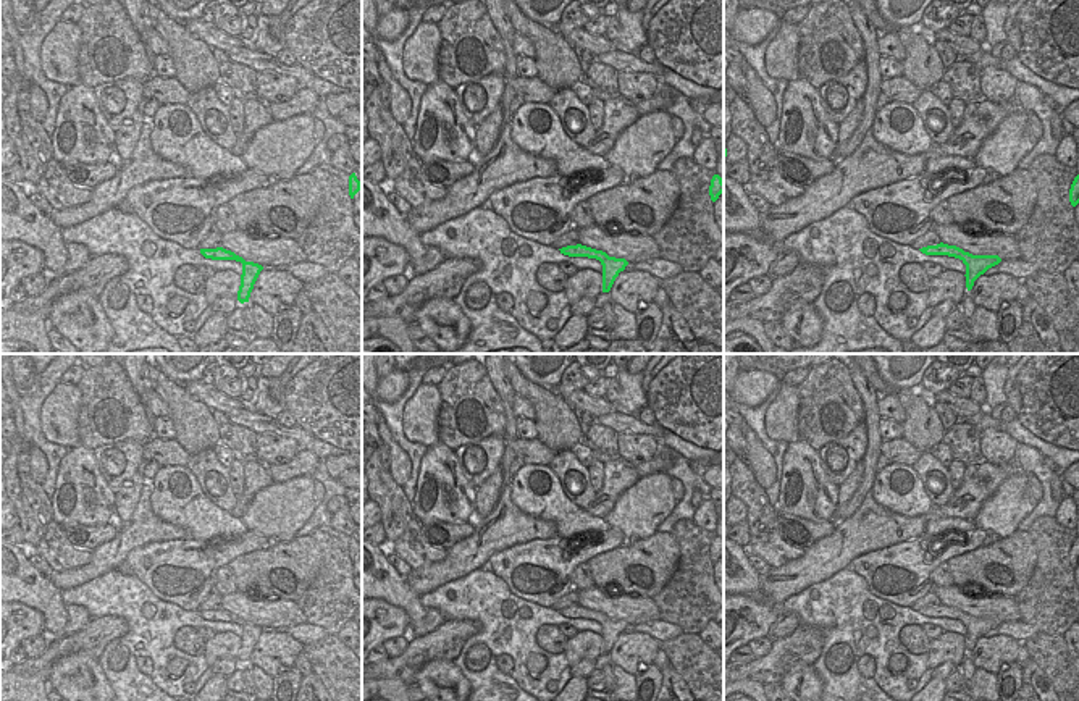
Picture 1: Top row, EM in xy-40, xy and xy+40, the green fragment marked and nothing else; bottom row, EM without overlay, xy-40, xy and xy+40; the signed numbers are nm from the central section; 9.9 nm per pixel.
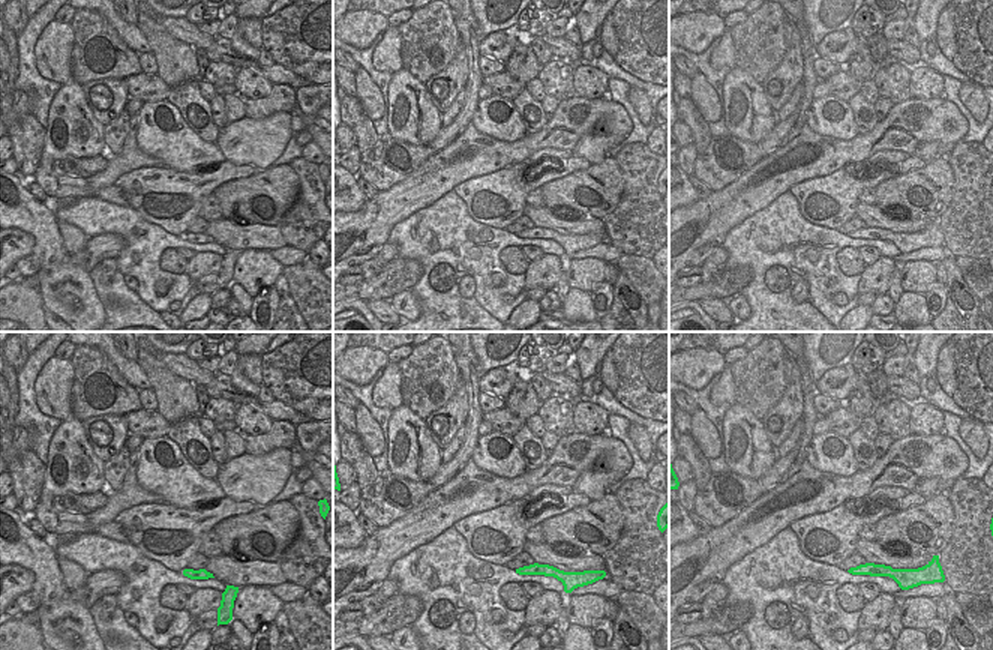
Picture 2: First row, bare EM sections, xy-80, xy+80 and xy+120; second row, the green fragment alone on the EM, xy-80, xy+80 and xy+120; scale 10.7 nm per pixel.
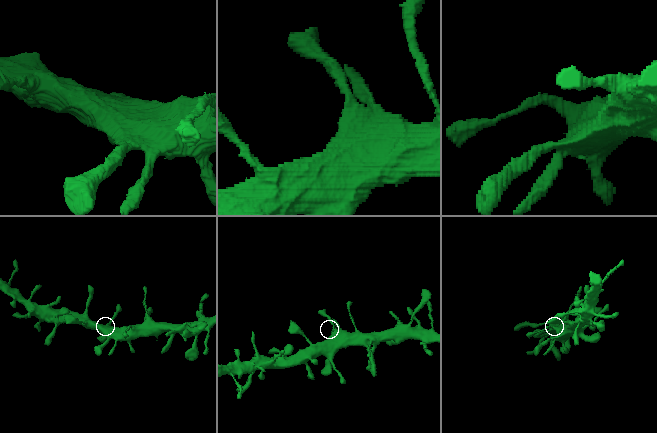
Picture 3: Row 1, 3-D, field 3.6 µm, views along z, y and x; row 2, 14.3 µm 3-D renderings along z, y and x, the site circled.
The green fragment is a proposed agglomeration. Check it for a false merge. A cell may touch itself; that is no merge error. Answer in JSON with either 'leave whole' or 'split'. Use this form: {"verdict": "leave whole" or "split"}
{"verdict": "leave whole"}

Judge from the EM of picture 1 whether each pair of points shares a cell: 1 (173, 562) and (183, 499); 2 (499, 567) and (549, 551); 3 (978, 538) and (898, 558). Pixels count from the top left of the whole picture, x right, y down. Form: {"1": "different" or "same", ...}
{"1": "different", "2": "same", "3": "same"}

